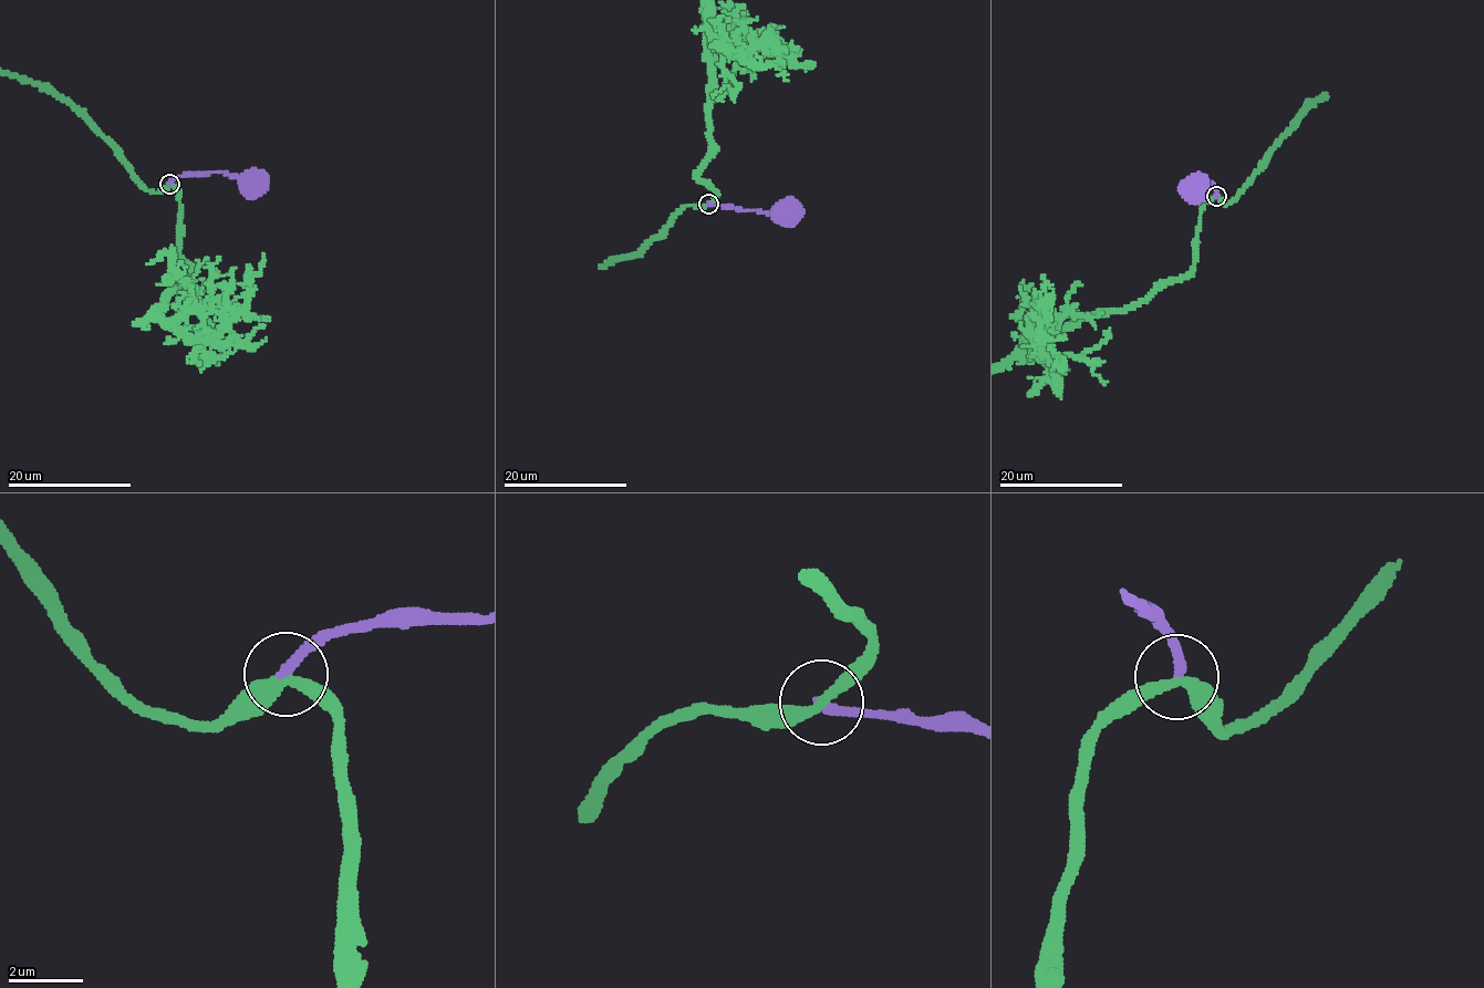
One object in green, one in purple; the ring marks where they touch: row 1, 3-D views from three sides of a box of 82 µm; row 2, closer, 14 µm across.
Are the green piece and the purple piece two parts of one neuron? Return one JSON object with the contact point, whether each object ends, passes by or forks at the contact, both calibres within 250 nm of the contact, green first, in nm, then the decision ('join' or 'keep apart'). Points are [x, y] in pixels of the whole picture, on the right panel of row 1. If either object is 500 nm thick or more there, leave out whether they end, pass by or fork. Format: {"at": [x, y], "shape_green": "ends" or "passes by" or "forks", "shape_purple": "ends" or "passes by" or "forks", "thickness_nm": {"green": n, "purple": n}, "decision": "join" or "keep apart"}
{"at": [1216, 196], "shape_green": "passes by", "shape_purple": "ends", "thickness_nm": {"green": 320, "purple": 280}, "decision": "keep apart"}

